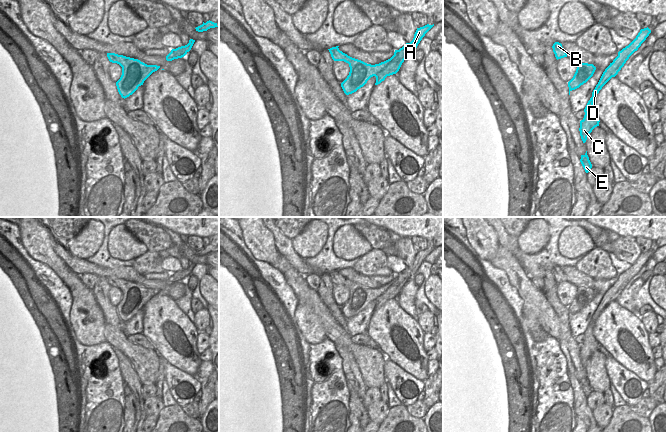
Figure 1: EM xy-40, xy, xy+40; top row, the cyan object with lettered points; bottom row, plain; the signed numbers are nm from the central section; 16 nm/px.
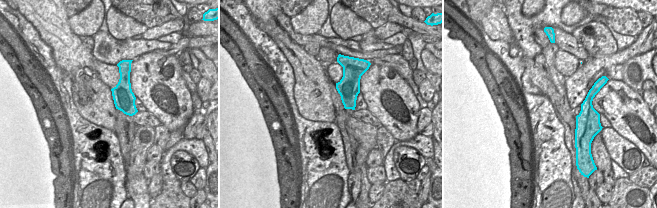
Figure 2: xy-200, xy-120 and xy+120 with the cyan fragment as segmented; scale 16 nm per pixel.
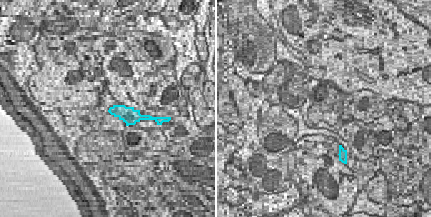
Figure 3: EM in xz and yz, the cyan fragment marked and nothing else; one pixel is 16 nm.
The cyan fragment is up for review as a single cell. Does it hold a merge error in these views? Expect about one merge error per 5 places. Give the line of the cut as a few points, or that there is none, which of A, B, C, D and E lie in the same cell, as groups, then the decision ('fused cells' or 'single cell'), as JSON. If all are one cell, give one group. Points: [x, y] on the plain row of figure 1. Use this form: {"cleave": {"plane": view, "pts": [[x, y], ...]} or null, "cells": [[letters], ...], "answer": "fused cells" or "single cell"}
{"cleave": {"plane": "xy", "pts": [[391, 281], [388, 288], [375, 300]]}, "cells": [["A", "C", "D", "E"], ["B"]], "answer": "fused cells"}

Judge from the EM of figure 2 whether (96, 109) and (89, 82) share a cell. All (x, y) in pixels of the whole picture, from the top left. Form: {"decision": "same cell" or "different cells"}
{"decision": "same cell"}

